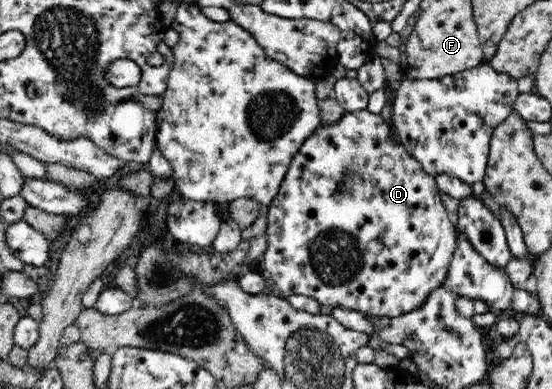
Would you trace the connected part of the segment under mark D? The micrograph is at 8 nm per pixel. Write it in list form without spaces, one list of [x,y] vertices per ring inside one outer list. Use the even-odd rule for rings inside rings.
[[[367,109],[355,113],[347,112],[344,117],[335,121],[335,124],[318,126],[291,159],[279,192],[269,203],[265,232],[267,246],[261,258],[264,269],[271,275],[270,281],[283,292],[283,297],[292,294],[308,296],[319,301],[321,305],[351,309],[371,318],[398,318],[411,313],[414,309],[420,309],[420,305],[432,293],[432,289],[436,289],[438,285],[445,285],[448,265],[456,249],[456,226],[450,221],[448,211],[442,204],[435,176],[426,173],[422,164],[408,153],[399,140],[392,140],[390,133],[390,124],[380,114],[370,113]]]

